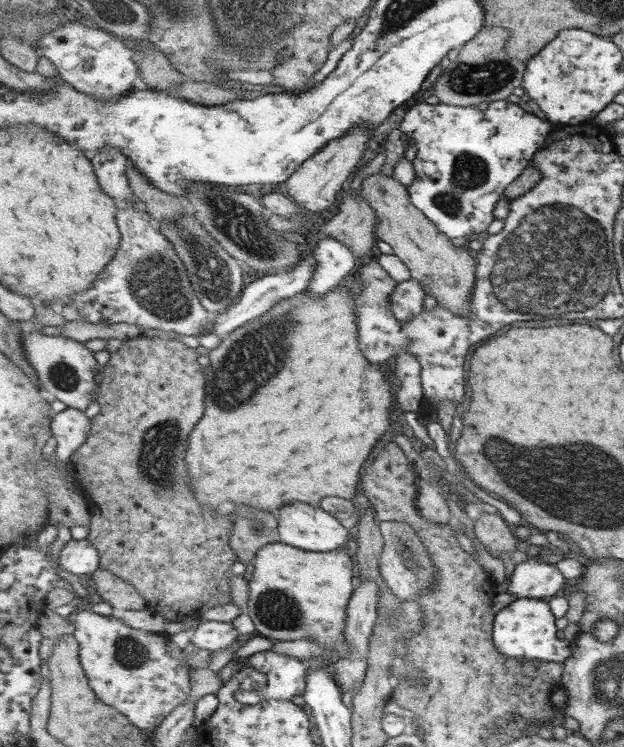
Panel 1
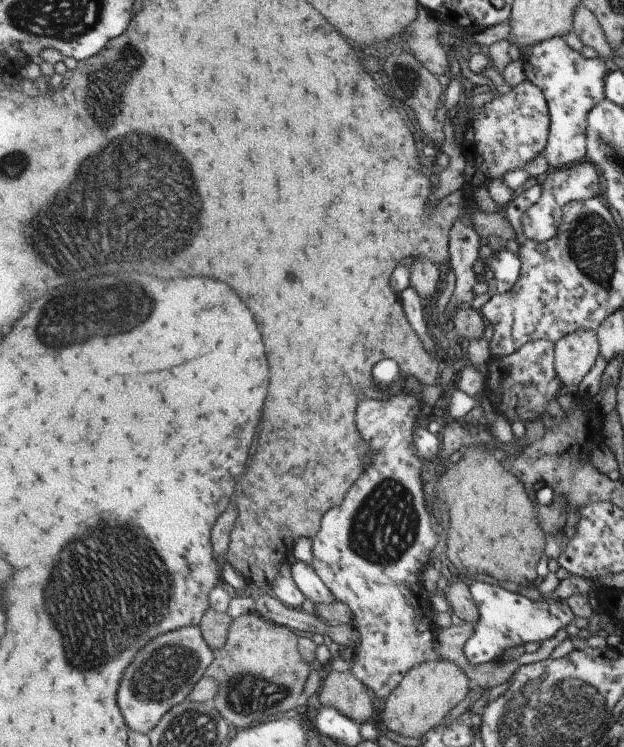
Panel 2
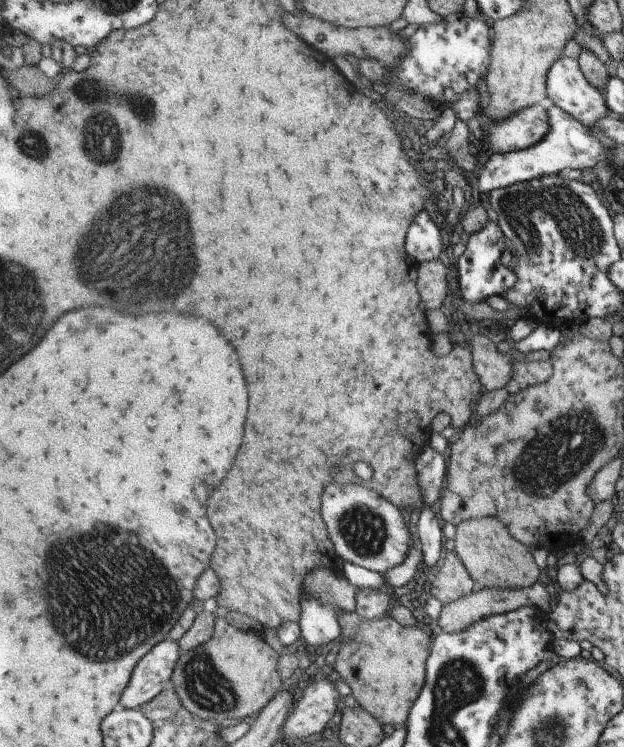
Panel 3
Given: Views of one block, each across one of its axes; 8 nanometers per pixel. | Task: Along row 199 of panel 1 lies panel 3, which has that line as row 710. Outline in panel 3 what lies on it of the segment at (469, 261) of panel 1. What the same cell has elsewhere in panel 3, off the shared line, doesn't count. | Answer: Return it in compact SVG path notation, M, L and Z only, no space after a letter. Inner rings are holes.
M348 610L341 619L341 626L344 645L341 657L333 668L351 688L356 702L380 723L390 724L395 729L405 726L414 702L427 684L427 662L431 656L433 629L407 626L393 616L365 621L357 612Z

